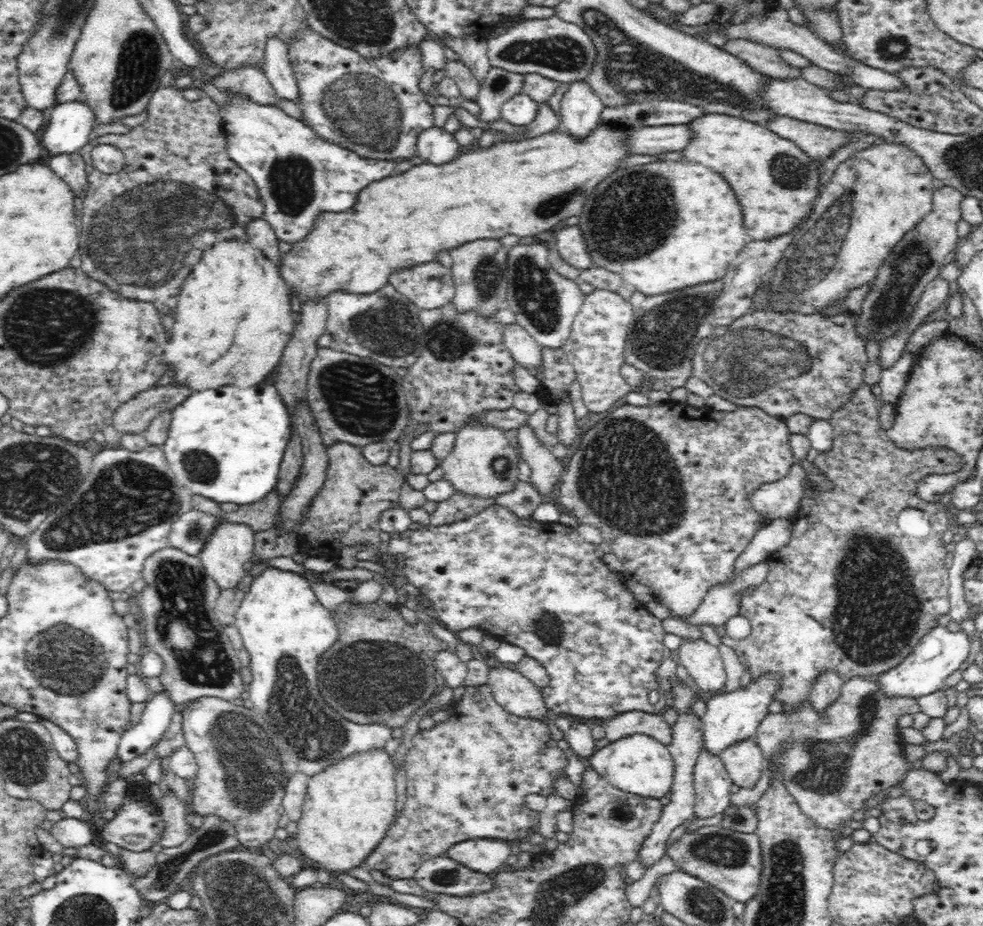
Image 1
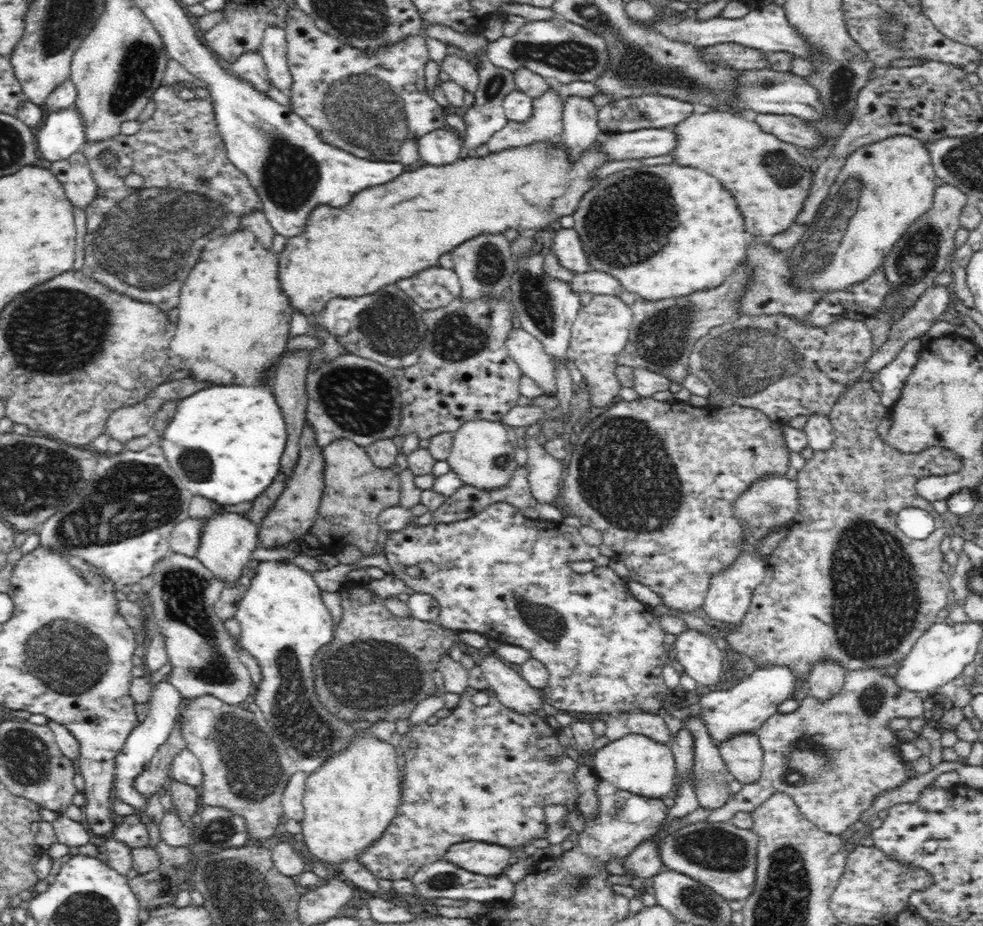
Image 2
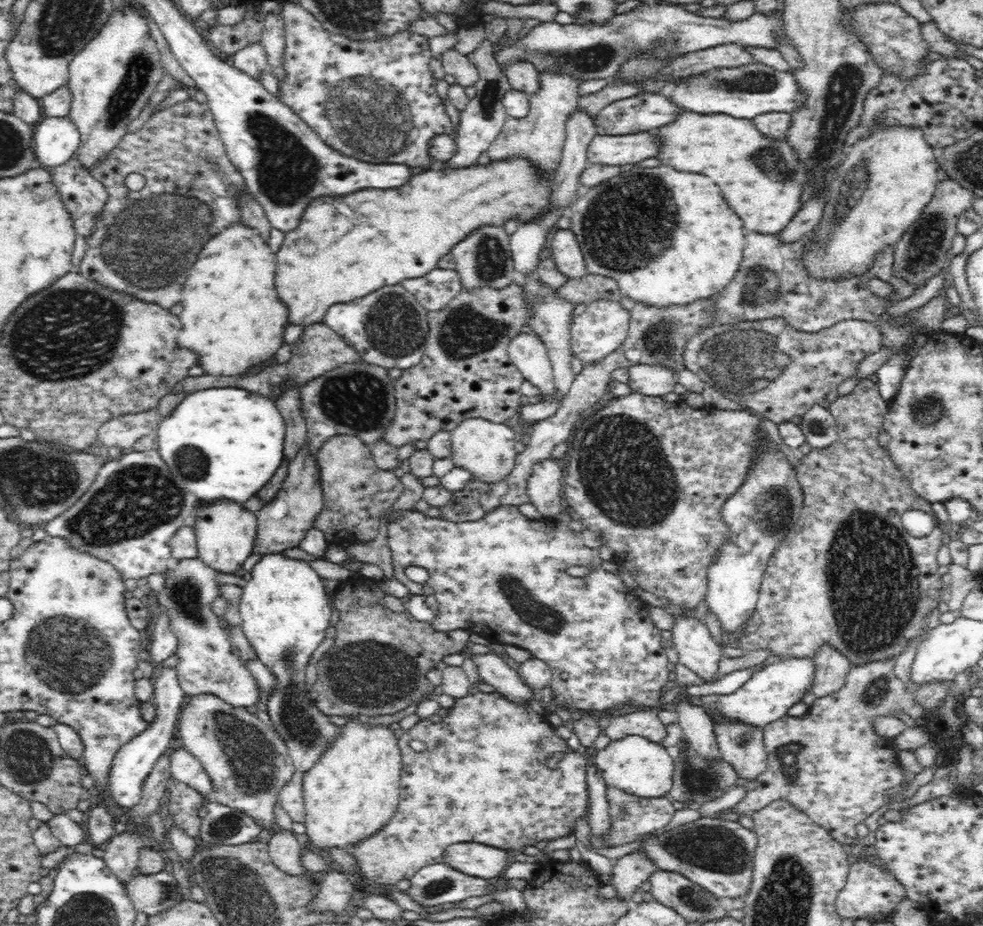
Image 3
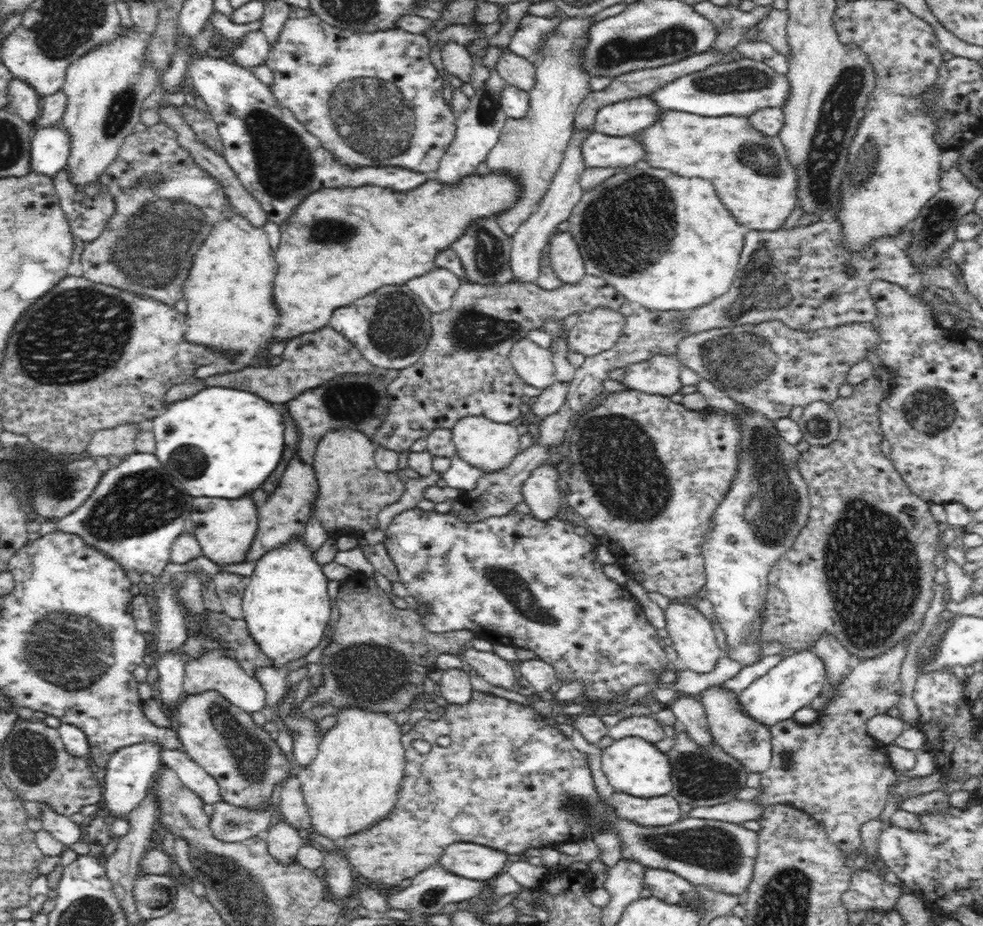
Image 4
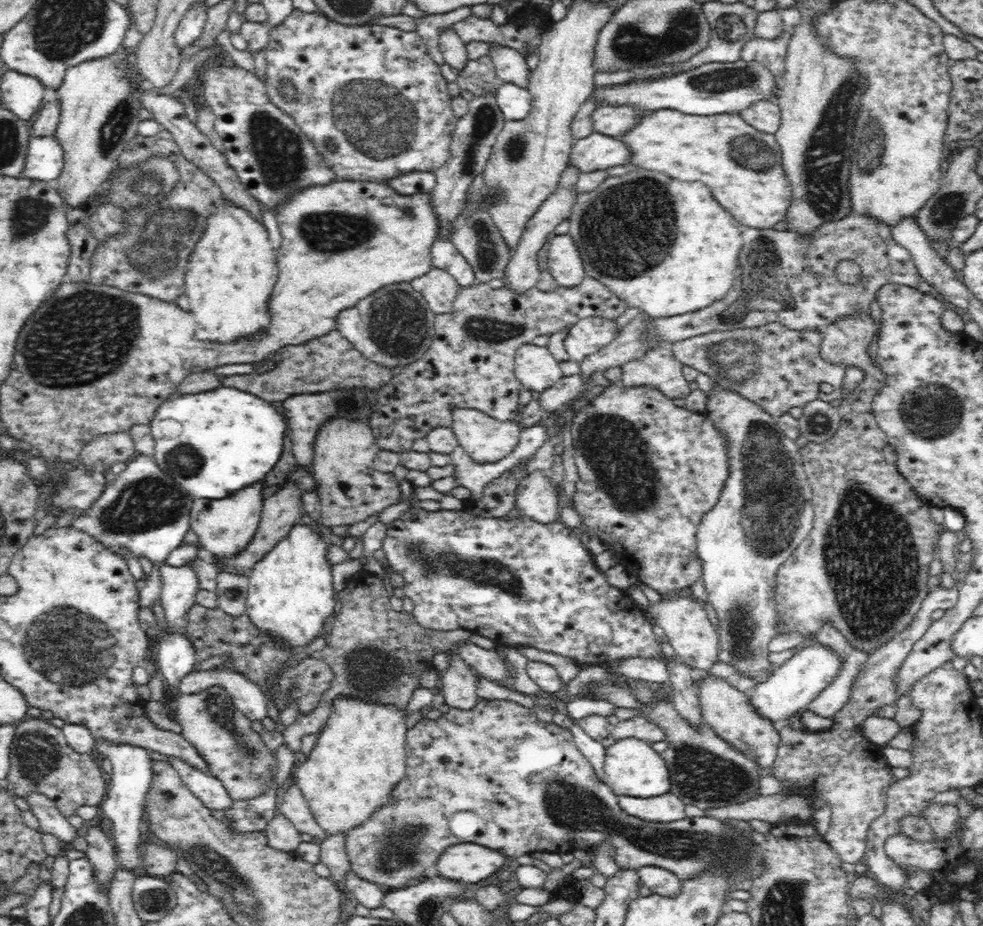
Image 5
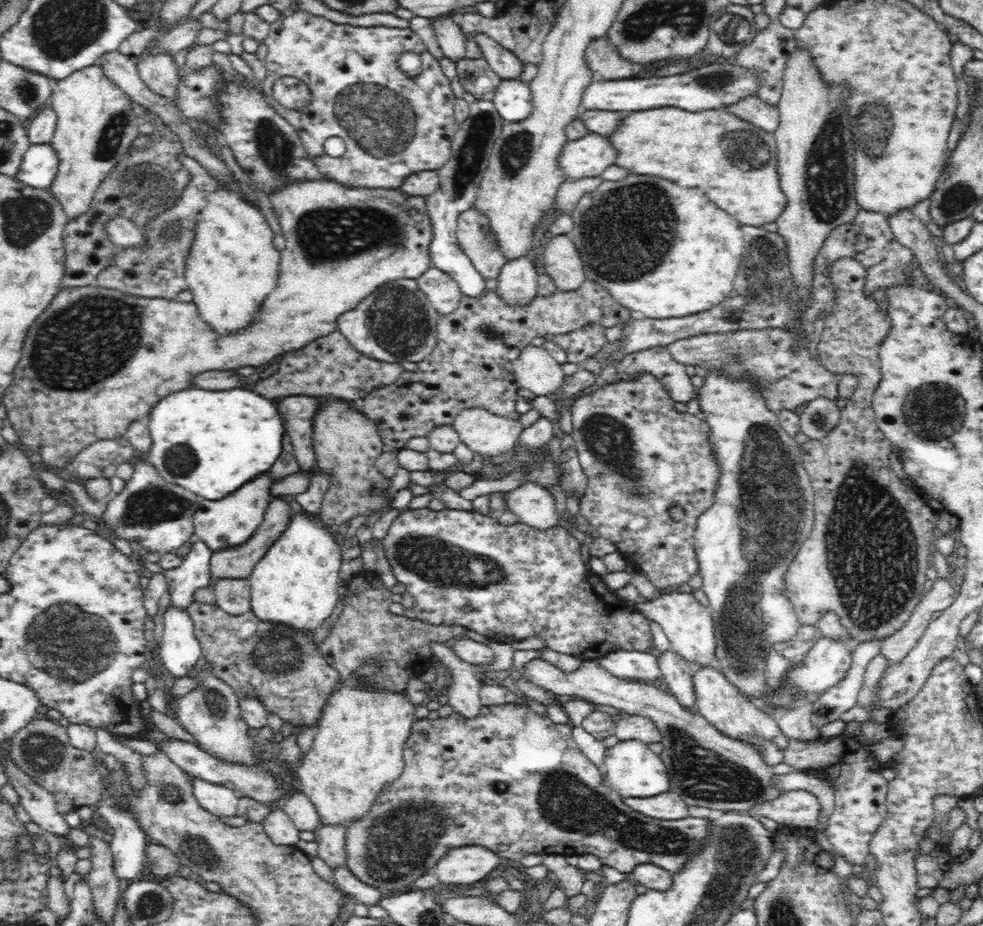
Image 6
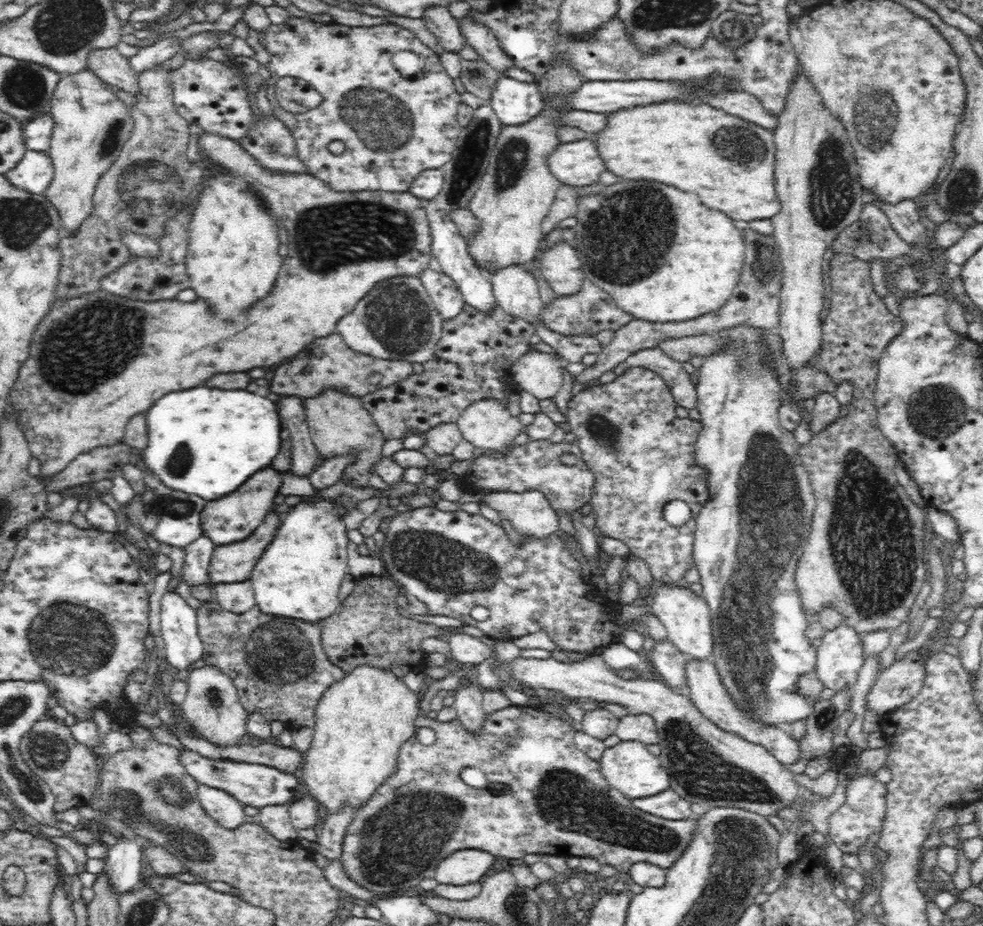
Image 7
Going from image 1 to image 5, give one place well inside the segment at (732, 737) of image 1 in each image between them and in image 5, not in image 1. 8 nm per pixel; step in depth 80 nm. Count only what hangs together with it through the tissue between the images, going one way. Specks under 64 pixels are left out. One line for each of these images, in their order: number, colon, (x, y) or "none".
2: (745, 707)
3: (766, 696)
4: (797, 679)
5: (800, 679)

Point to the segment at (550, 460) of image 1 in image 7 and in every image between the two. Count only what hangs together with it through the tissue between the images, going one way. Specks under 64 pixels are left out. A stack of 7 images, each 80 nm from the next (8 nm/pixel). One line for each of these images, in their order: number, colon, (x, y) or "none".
2: (545, 475)
3: (544, 487)
4: (541, 493)
5: (536, 498)
6: (534, 506)
7: (531, 514)

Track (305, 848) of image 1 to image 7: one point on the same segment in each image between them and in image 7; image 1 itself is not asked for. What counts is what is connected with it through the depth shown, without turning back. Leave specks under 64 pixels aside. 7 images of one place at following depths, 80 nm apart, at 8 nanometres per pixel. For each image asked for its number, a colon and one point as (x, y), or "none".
2: (348, 802)
3: (354, 787)
4: (354, 780)
5: (360, 756)
6: (360, 735)
7: (362, 721)

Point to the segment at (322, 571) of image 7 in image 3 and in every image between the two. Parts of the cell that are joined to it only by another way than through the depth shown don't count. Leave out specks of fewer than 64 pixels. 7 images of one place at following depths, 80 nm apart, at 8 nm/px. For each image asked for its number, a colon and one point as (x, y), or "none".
3: (284, 610)
4: (286, 607)
5: (290, 592)
6: (296, 583)

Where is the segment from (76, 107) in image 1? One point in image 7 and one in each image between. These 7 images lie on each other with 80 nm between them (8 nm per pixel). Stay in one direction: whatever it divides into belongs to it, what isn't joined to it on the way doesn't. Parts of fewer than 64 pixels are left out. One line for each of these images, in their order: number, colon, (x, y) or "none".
2: (62, 134)
3: (55, 140)
4: (50, 146)
5: (44, 160)
6: (39, 165)
7: (33, 173)

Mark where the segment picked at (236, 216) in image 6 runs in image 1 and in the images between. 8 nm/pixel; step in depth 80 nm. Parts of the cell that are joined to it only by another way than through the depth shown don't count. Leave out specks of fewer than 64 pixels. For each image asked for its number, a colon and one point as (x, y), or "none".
1: (233, 321)
2: (235, 284)
3: (232, 314)
4: (229, 289)
5: (230, 274)

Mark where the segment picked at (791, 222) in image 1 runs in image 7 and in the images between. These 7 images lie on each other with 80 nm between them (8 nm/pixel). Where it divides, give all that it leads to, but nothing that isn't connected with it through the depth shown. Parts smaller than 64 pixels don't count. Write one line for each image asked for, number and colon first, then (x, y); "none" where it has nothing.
2: (766, 175)
3: (761, 178)
4: (750, 172)
5: (708, 148)
6: (705, 149)
7: (698, 148)

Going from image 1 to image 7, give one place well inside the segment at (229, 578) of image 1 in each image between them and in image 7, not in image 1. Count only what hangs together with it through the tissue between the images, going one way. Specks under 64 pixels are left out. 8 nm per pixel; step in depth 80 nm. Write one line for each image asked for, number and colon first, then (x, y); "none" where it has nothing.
2: (227, 541)
3: (226, 532)
4: (225, 528)
5: (225, 527)
6: (221, 524)
7: (235, 517)

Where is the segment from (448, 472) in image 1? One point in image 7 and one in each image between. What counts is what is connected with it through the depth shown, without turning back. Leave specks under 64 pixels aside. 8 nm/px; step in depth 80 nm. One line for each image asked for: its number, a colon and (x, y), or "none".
2: (482, 454)
3: (486, 449)
4: (491, 446)
5: (486, 440)
6: (485, 433)
7: (487, 423)

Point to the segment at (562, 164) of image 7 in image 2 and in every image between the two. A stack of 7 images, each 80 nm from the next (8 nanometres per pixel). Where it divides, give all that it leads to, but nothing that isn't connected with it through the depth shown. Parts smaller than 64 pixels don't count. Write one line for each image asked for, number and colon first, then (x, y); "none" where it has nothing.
2: (648, 142)
3: (621, 150)
4: (599, 150)
5: (595, 152)
6: (586, 157)

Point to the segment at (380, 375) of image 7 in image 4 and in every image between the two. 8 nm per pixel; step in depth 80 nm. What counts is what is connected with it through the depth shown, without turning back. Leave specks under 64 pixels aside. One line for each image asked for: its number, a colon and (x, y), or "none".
4: (310, 360)
5: (328, 362)
6: (329, 366)

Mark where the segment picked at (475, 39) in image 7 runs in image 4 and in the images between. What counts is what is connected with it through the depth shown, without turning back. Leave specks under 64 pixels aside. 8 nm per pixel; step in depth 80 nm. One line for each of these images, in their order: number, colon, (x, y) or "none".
4: (516, 71)
5: (510, 67)
6: (504, 63)

